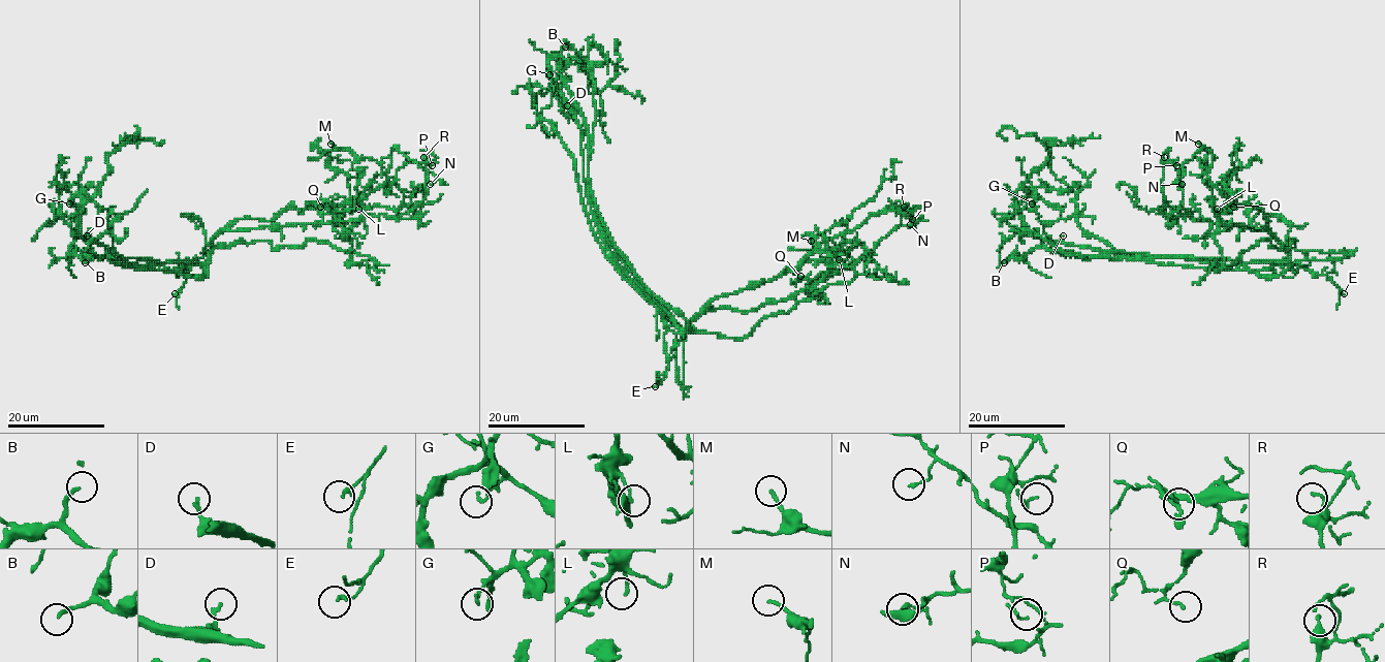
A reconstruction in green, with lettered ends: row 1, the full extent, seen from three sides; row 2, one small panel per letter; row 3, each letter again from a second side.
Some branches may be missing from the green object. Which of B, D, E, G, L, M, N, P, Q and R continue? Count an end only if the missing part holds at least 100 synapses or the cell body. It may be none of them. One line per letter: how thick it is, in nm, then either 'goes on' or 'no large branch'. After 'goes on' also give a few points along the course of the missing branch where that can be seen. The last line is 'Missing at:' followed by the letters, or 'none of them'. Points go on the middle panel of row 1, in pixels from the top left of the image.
B: 180 nm | no large branch
D: 160 nm | no large branch
E: 150 nm | no large branch
G: 130 nm | no large branch
L: 130 nm | no large branch
M: 140 nm | no large branch
N: 130 nm | no large branch
P: 120 nm | no large branch
Q: 130 nm | no large branch
R: 160 nm | no large branch
Missing at: none of them

